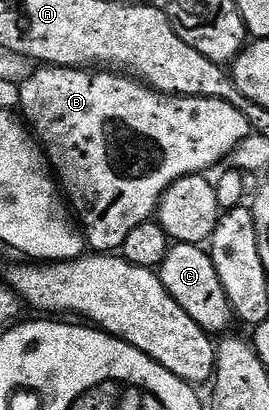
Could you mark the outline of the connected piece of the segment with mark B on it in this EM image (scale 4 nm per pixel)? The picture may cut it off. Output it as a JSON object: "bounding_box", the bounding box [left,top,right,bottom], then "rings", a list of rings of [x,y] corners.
{"bounding_box":[18,65,253,254],"rings":[[[55,65],[39,66],[20,83],[18,90],[19,104],[23,107],[22,119],[26,121],[39,143],[43,145],[43,151],[47,153],[48,161],[57,173],[58,183],[64,187],[69,186],[70,192],[68,190],[67,194],[70,199],[74,198],[74,202],[71,204],[74,215],[81,225],[86,247],[99,254],[107,254],[118,249],[125,242],[125,238],[129,238],[129,233],[135,227],[148,223],[156,215],[159,200],[167,193],[171,185],[176,184],[184,176],[206,173],[208,171],[206,168],[211,168],[214,164],[221,163],[222,160],[224,163],[242,140],[253,135],[249,118],[245,114],[241,114],[241,110],[237,110],[237,106],[229,106],[229,102],[221,102],[217,98],[197,98],[196,96],[165,96],[154,88],[148,87],[136,77],[113,70],[90,72],[86,69],[61,68]]]}

